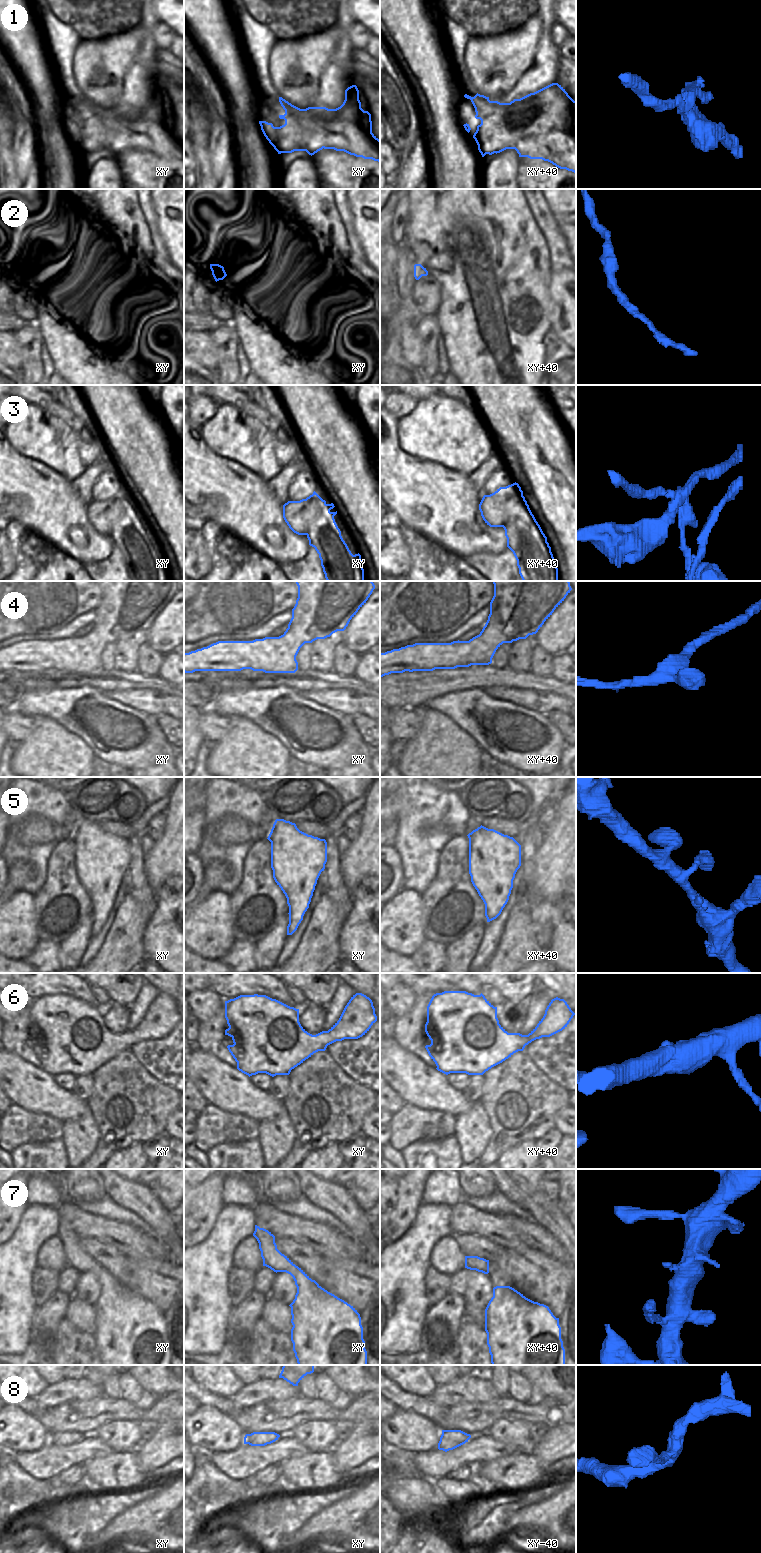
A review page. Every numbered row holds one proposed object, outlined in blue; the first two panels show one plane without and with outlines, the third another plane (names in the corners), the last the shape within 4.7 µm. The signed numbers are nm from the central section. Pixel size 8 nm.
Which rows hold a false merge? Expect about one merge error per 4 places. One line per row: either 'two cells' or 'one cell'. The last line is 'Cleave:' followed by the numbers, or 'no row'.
1: two cells
2: one cell
3: two cells
4: one cell
5: one cell
6: one cell
7: one cell
8: one cell
Cleave: 1, 3

